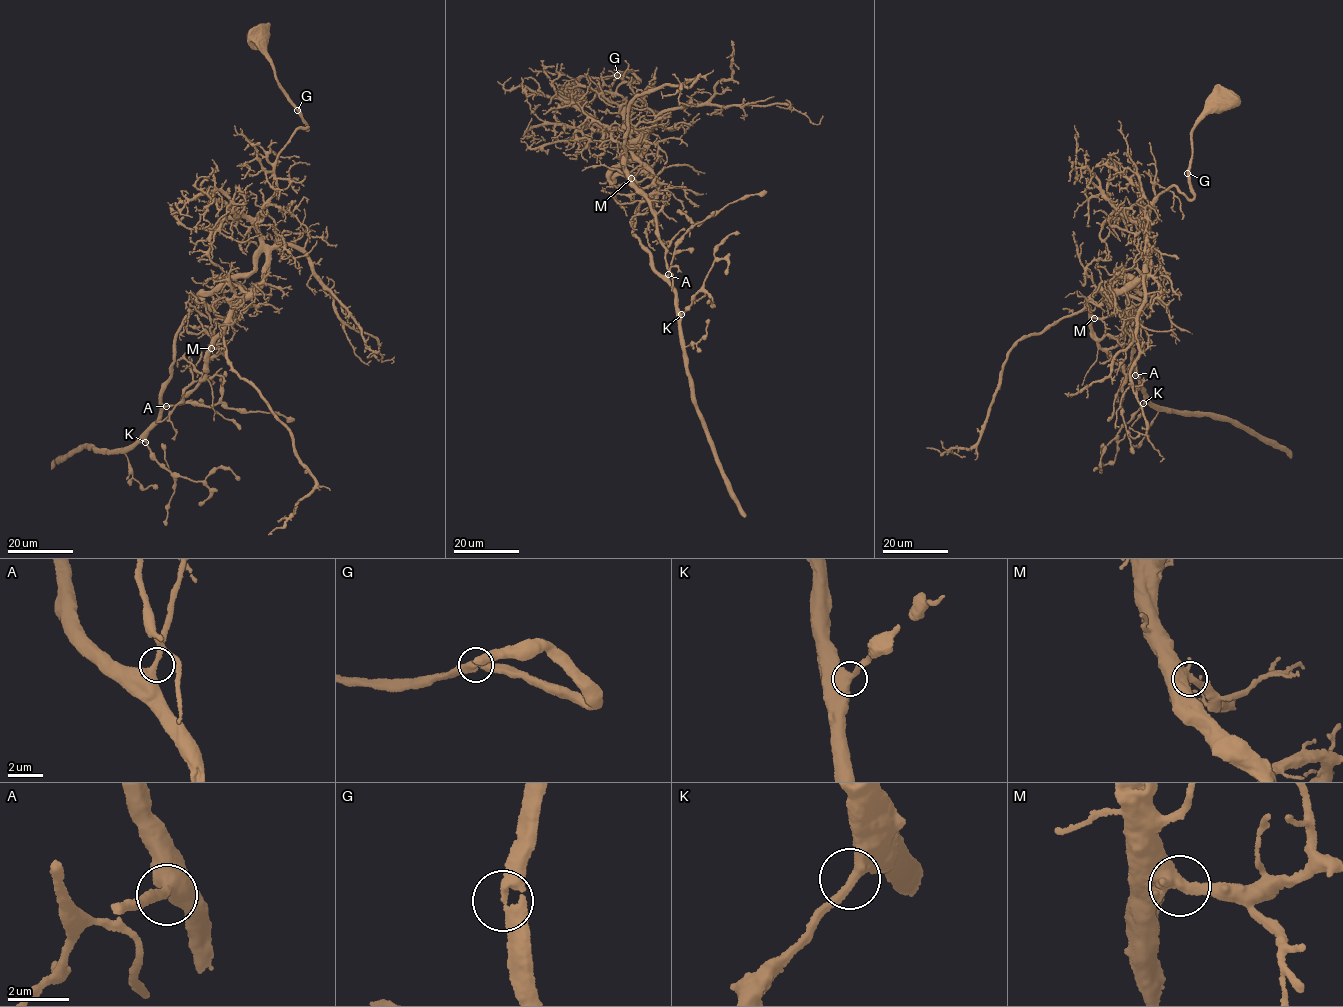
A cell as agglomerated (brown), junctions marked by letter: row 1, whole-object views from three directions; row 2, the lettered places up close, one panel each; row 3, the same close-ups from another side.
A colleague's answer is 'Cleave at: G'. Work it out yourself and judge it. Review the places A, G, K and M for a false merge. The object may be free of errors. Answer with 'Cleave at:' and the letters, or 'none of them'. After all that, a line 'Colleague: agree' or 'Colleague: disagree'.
Cleave at: none of them
Colleague: disagree

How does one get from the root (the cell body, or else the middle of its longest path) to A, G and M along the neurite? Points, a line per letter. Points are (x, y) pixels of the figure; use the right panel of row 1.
A: (1226, 98), (1192, 131), (1193, 197), (1173, 185), (1152, 205), (1142, 278), (1114, 271), (1146, 297), (1135, 375)
G: (1226, 98), (1214, 102), (1194, 127), (1187, 173)
M: (1226, 98), (1192, 131), (1193, 197), (1173, 185), (1158, 196), (1142, 274), (1096, 294), (1087, 304), (1094, 318)

